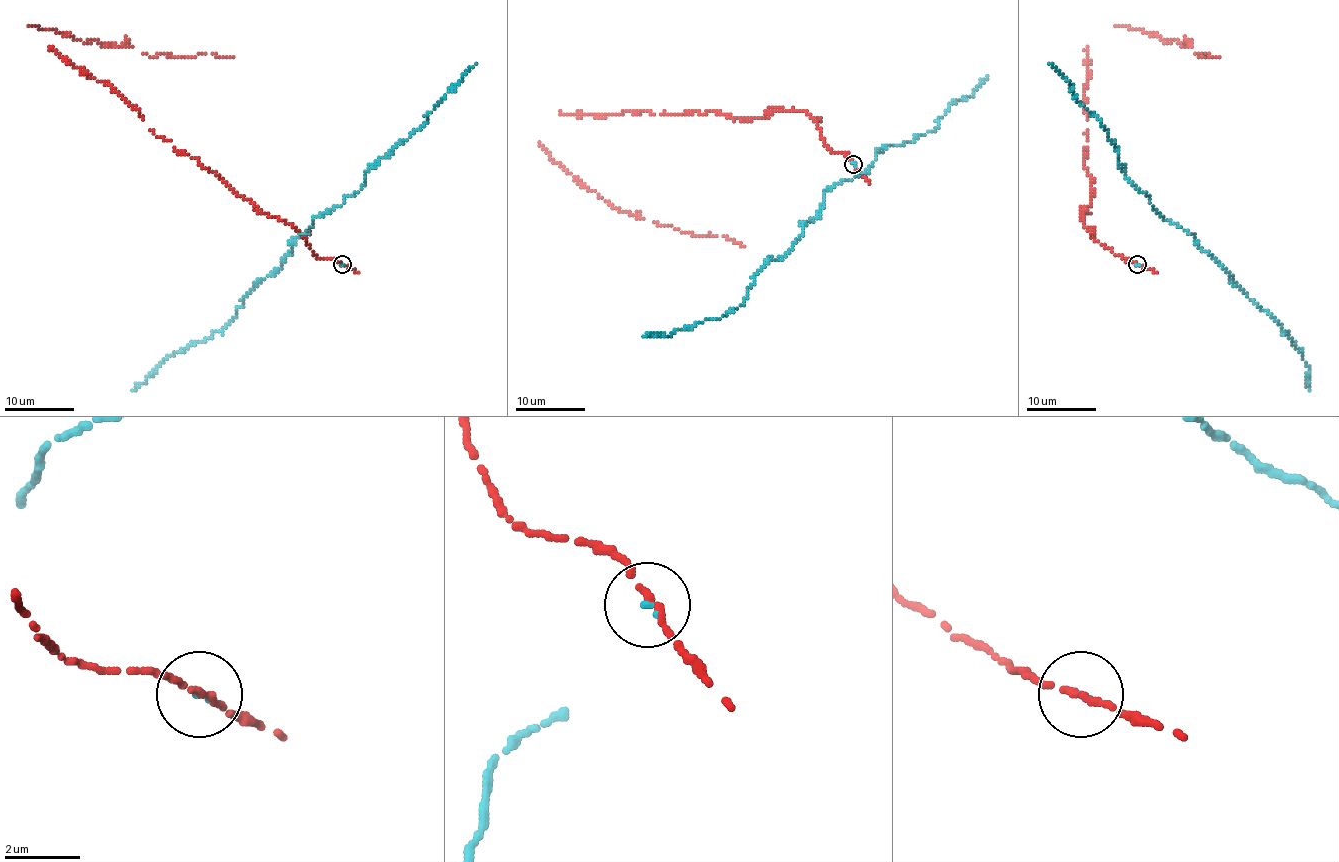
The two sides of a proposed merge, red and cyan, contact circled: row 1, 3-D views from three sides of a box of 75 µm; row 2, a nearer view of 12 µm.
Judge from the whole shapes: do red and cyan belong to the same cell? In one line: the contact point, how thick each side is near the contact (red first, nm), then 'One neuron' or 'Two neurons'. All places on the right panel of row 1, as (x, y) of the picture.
Place: (1137, 264). Thickness 180 nm (red) against 100 nm. One neuron

